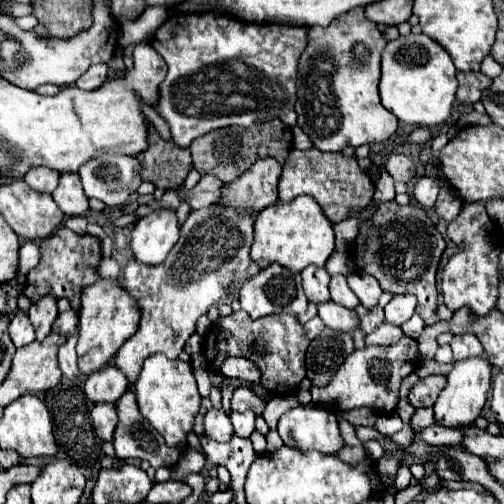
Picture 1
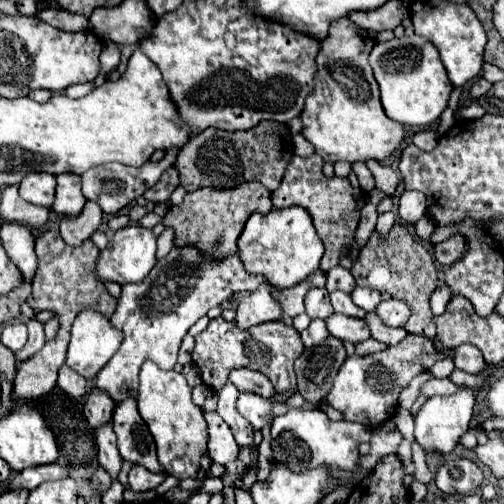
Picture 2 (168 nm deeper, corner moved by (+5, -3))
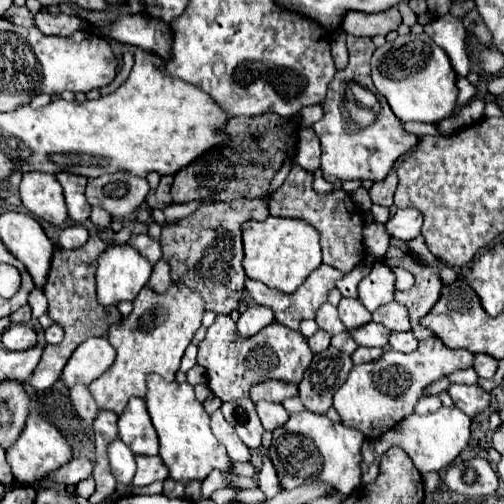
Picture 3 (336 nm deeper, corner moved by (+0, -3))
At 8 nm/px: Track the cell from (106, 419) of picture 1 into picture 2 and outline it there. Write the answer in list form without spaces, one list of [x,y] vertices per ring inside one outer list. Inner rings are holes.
[[[111,424],[97,428],[95,438],[97,438],[97,462],[99,462],[99,466],[105,468],[111,478],[117,478],[117,474],[123,466],[123,458],[117,450],[117,436],[115,436]]]

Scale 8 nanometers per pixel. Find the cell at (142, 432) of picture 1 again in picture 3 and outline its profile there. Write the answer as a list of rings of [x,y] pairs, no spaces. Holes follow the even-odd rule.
[[[132,398],[126,404],[126,410],[118,418],[118,430],[120,438],[130,446],[134,454],[142,456],[158,454],[158,436],[142,398]]]

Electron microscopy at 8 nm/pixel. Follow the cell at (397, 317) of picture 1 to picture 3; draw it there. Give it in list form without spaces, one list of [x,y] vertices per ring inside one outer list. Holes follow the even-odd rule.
[[[390,302],[386,306],[380,306],[378,310],[372,312],[372,320],[384,324],[388,330],[410,330],[410,320],[408,320],[408,310],[406,306],[398,302]]]

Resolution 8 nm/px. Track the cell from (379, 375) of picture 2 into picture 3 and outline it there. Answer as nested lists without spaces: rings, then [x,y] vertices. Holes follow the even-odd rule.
[[[436,336],[422,340],[410,354],[386,350],[378,360],[354,366],[346,382],[334,394],[334,408],[342,418],[344,426],[358,428],[368,440],[380,438],[384,432],[396,426],[414,412],[422,390],[446,374],[458,368],[470,368],[474,354],[468,350],[450,350]]]

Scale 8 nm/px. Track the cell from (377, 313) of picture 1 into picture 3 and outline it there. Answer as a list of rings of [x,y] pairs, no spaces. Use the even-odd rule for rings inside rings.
[[[392,332],[390,334],[390,348],[398,352],[412,352],[418,346],[418,340],[412,332]]]

